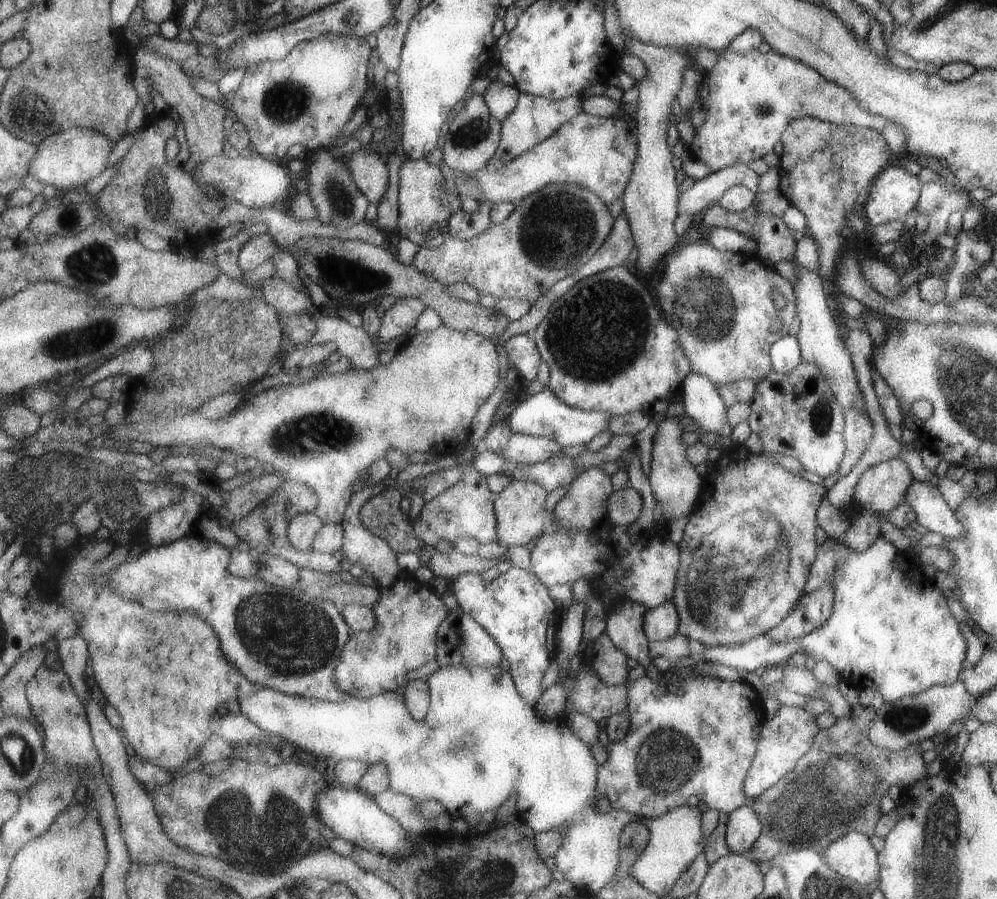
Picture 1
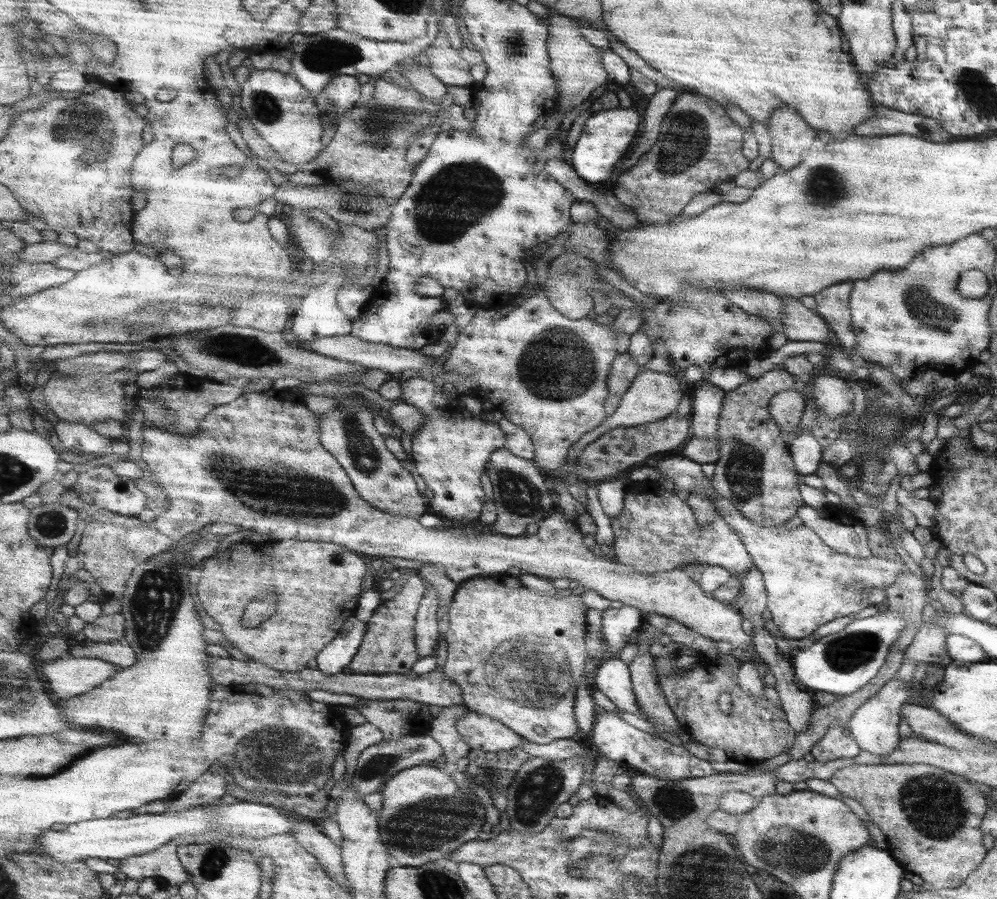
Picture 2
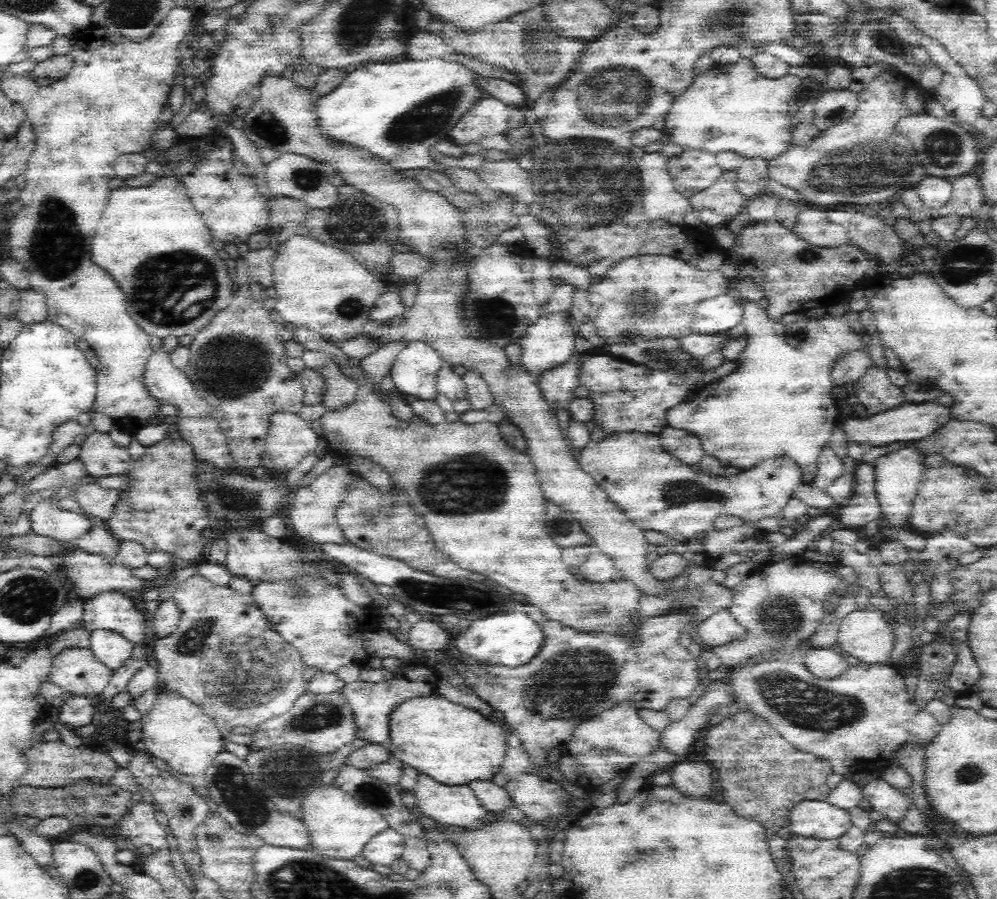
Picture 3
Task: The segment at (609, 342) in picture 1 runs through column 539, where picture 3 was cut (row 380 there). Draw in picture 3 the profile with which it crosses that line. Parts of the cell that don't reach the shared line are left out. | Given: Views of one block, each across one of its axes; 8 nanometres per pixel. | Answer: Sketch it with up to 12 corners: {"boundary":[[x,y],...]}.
{"boundary":[[304,350],[306,368],[324,374],[322,408],[354,402],[360,386],[346,378],[334,360]]}

